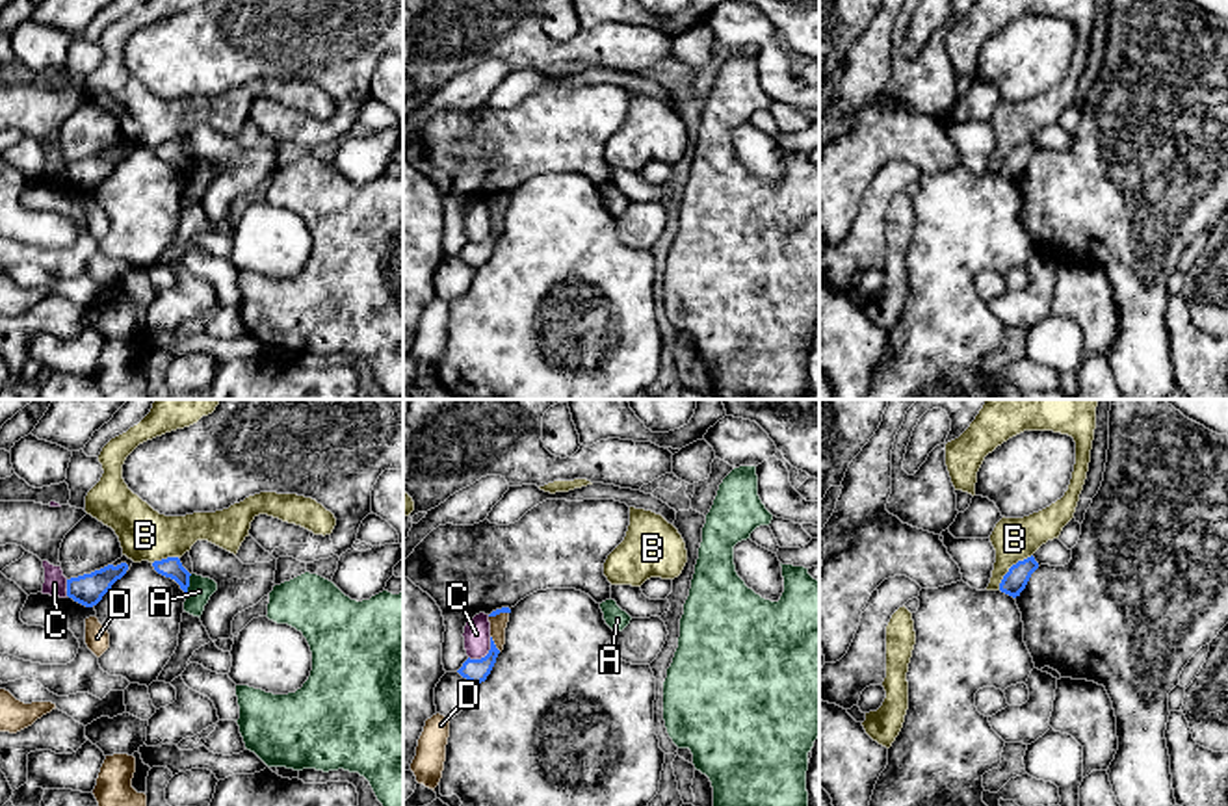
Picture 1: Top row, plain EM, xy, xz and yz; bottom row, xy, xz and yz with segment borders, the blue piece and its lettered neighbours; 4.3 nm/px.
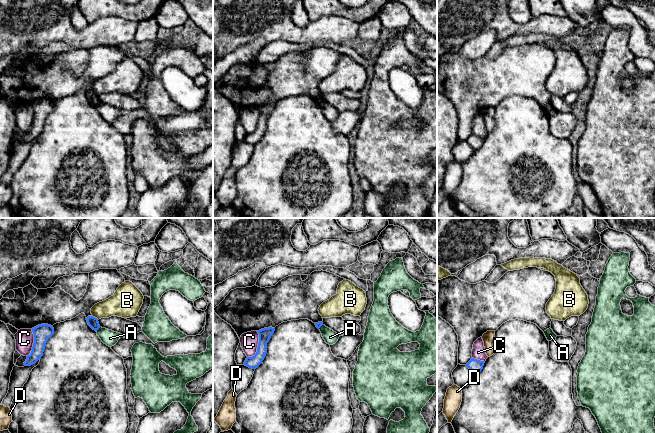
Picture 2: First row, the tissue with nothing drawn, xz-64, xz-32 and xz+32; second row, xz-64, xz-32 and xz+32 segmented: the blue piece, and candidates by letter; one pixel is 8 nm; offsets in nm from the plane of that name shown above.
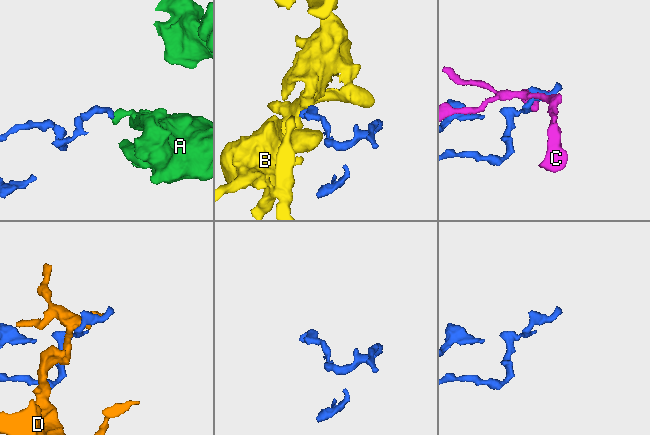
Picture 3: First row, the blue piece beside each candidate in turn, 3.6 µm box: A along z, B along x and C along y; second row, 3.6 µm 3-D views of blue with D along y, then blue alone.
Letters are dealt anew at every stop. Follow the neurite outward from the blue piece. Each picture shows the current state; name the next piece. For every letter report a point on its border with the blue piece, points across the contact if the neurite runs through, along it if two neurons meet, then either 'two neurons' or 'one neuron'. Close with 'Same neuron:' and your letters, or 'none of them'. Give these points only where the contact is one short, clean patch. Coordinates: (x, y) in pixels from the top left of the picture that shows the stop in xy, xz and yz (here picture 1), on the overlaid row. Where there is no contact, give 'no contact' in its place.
A: contact xy (188, 584); border xy (192, 574), (186, 593); two neurons
B: contact yz (1009, 569); two neurons
C: contact xz (487, 654); border xz (491, 637), (491, 649), (483, 656), (469, 658); two neurons
D: contact xz (493, 643); two neurons
Same neuron: none of them

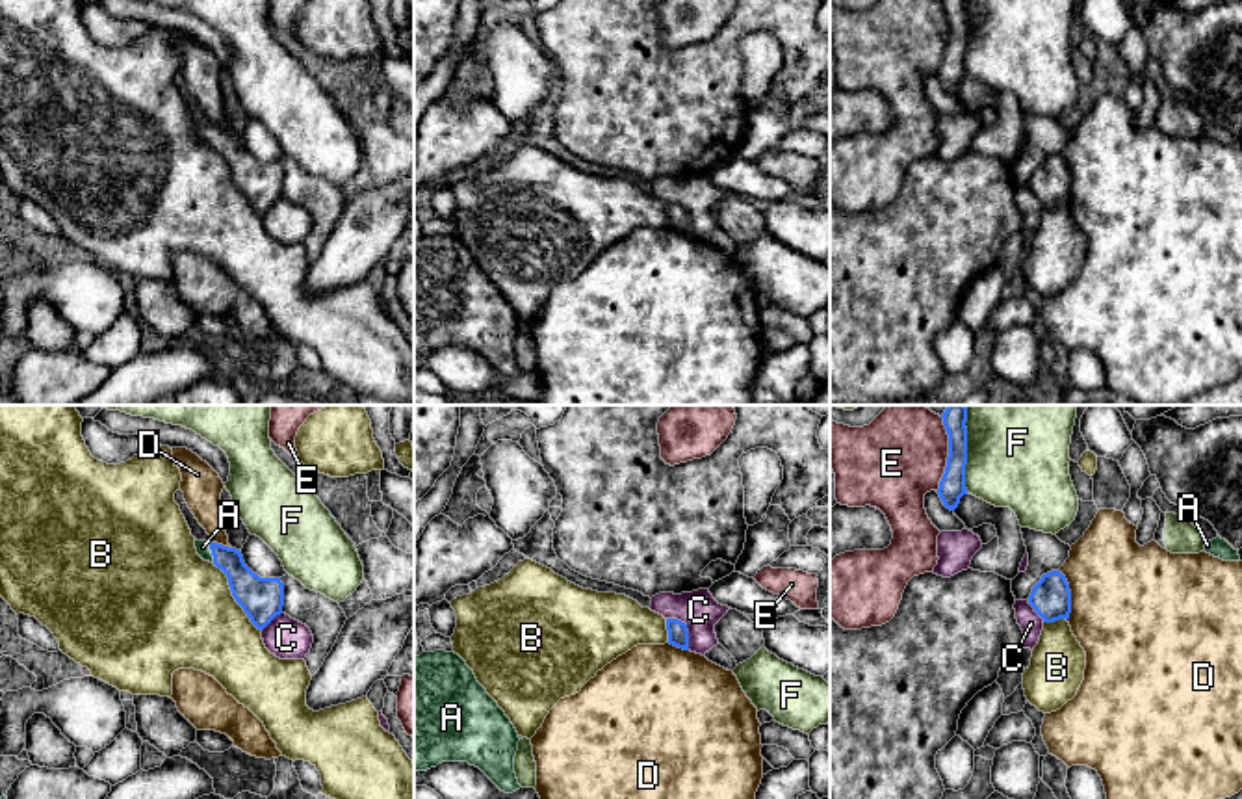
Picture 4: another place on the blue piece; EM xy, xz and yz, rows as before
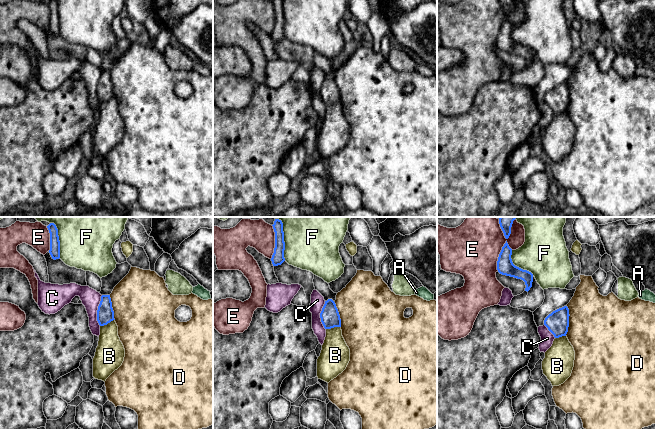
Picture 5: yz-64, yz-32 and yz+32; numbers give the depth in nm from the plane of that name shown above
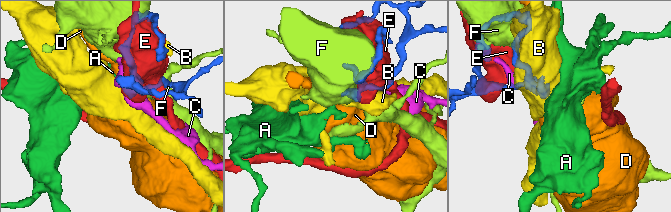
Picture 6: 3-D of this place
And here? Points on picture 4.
A: contact xy (212, 552); way xy (253, 593), (212, 552), (203, 547); one neuron
B: contact xy (232, 595); border xy (212, 563), (225, 575), (231, 595), (260, 630); two neurons
C: contact xz (685, 628); border xz (667, 617), (676, 617), (685, 625), (689, 649); two neurons
D: contact yz (1070, 595); border yz (1059, 571), (1070, 591), (1068, 619); two neurons
E: contact yz (949, 454); two neurons
F: contact yz (966, 448); two neurons
Same neuron: A

